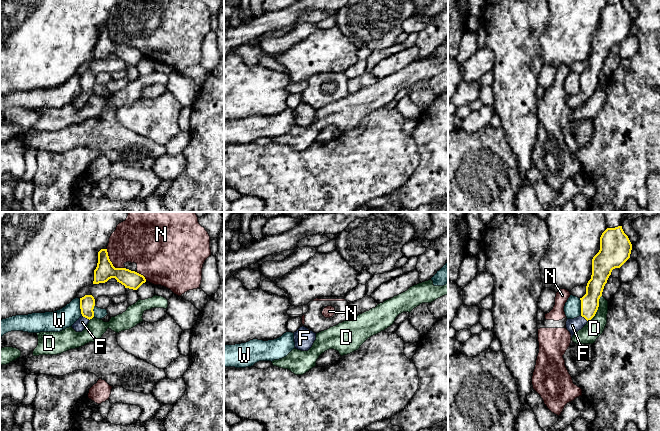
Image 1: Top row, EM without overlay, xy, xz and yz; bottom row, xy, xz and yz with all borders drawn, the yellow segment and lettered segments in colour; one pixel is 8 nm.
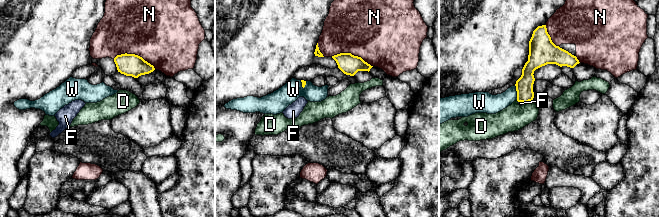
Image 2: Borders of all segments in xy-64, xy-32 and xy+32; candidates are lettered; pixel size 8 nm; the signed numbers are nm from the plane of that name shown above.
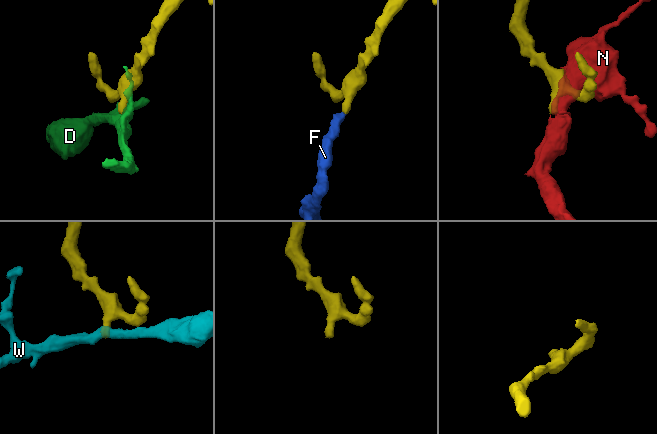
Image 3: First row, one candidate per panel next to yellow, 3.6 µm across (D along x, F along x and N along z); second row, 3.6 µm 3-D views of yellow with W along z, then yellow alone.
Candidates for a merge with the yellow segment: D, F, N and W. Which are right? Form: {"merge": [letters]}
{"merge": ["F"]}

